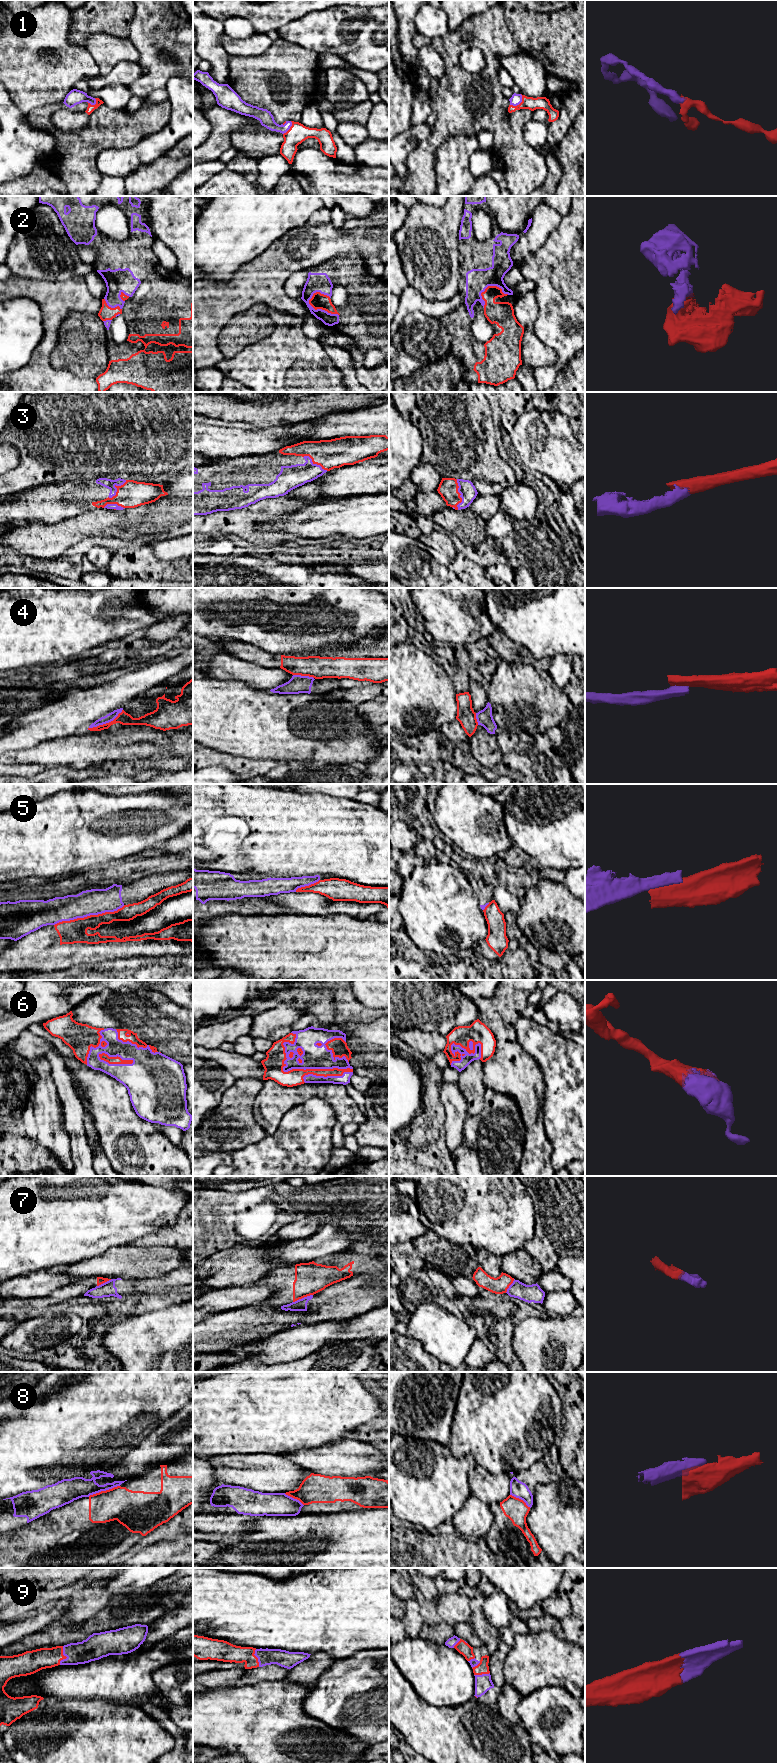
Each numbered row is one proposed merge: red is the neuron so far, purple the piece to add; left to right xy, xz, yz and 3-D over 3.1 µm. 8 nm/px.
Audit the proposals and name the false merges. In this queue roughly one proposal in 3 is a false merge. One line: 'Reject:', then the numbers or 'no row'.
Reject: 4, 5, 7, 8

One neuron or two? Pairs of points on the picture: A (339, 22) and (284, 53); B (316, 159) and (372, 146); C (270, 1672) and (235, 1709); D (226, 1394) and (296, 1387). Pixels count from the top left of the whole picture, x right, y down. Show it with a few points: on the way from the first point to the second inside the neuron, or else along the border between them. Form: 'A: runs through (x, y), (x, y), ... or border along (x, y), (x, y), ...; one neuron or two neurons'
A: border along (280, 37), (291, 43), (310, 48), (317, 54); two neurons
B: border along (354, 162), (369, 167), (377, 167); two neurons
C: border along (284, 1680), (261, 1680), (257, 1682); two neurons
D: runs through (243, 1389), (279, 1389); one neuron

